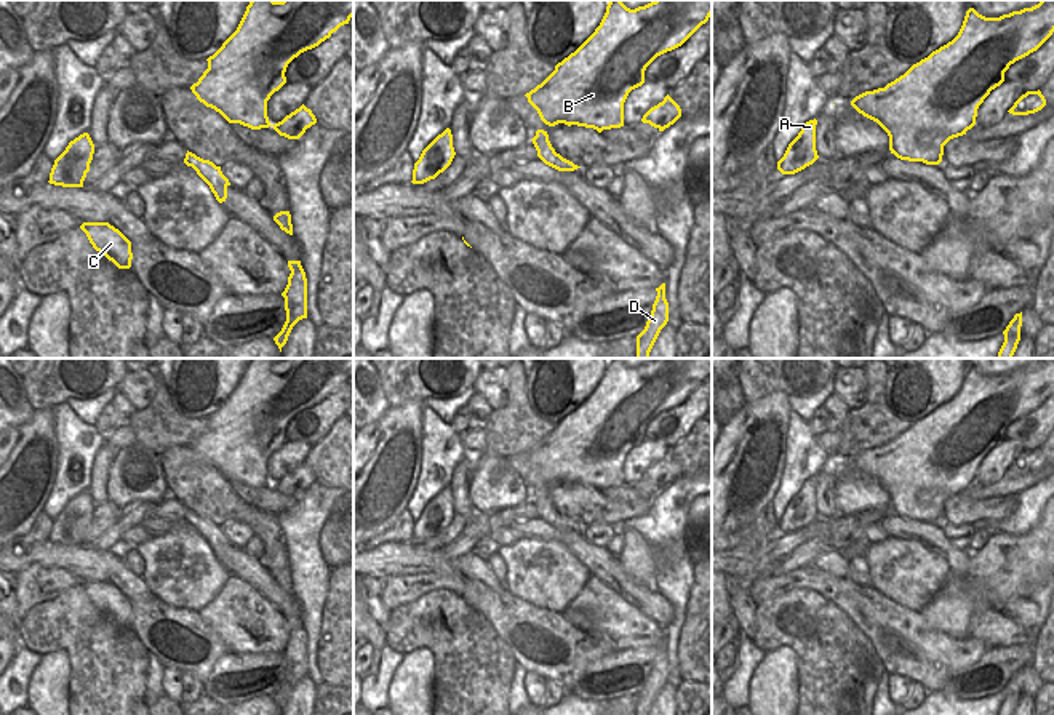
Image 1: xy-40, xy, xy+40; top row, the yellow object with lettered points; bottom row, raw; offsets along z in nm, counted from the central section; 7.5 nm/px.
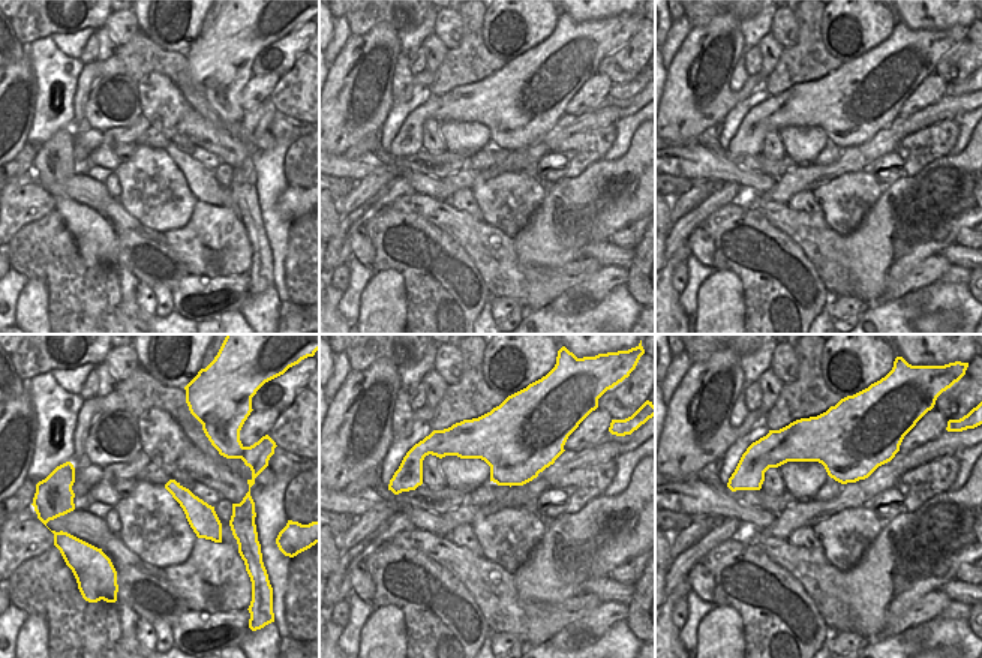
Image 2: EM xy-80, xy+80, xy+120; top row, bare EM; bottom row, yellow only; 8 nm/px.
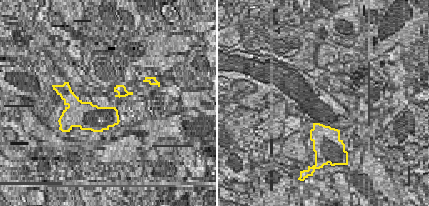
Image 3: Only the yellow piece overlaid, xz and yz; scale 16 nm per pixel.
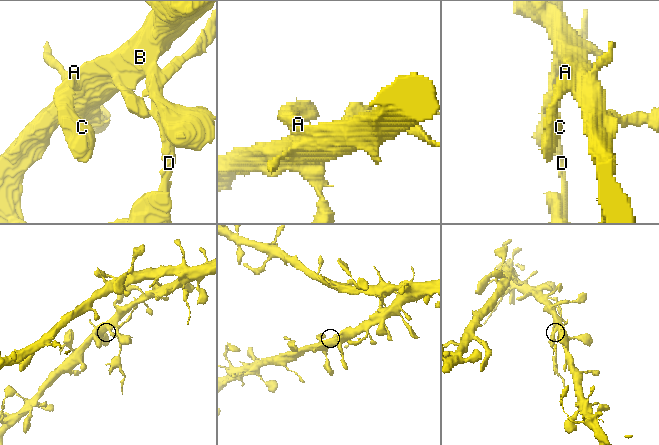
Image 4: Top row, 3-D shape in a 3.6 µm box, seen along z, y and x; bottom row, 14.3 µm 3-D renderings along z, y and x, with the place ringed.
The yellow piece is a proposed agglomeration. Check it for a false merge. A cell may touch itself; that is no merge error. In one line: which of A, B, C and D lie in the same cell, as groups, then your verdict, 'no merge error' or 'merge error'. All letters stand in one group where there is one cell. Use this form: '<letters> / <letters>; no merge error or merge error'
A B C D; no merge error

